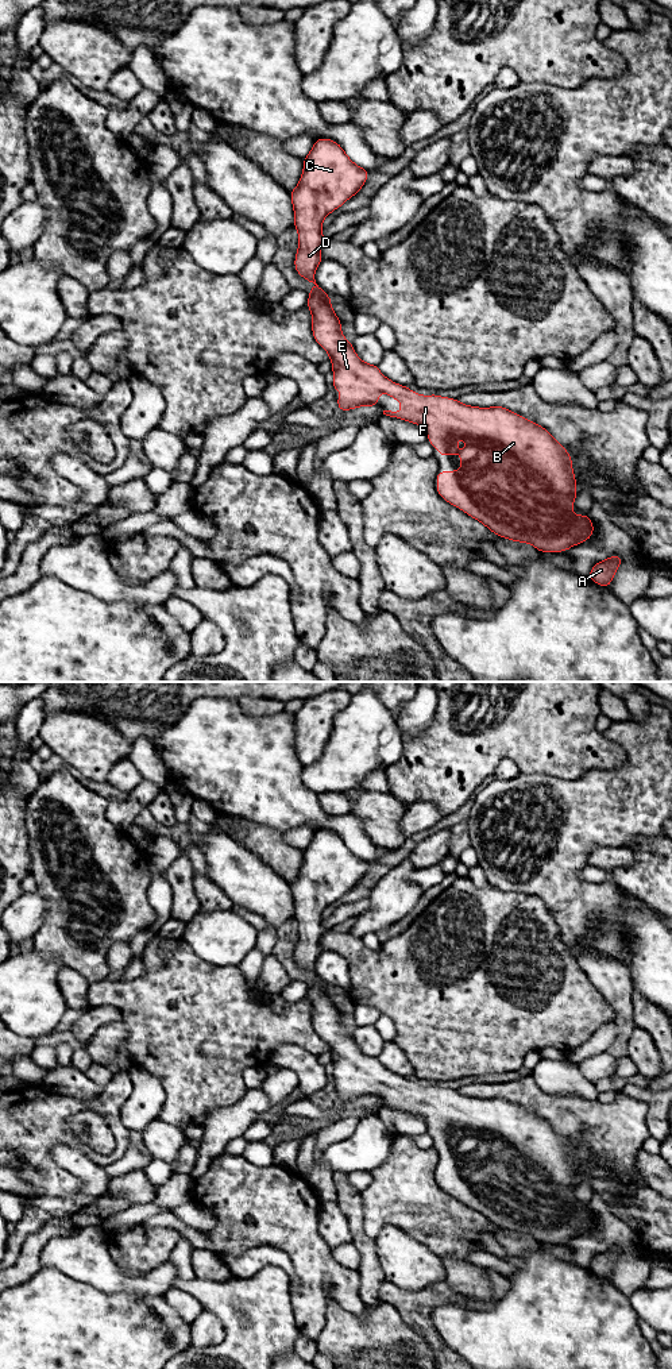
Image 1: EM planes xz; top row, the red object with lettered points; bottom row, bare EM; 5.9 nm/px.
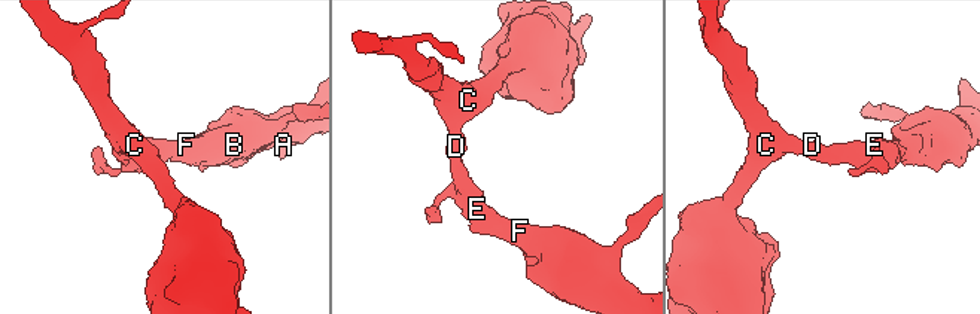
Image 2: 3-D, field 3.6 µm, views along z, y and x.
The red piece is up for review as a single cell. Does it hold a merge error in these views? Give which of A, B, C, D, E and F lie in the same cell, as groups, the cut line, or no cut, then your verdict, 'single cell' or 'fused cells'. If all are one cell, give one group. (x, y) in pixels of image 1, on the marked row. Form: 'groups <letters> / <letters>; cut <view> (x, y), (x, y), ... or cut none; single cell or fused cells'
groups A B C D E F; cut none; single cell

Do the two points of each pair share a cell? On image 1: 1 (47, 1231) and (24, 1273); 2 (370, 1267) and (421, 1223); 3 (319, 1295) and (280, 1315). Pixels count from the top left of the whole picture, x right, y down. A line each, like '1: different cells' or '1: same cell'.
1: same cell
2: different cells
3: different cells

